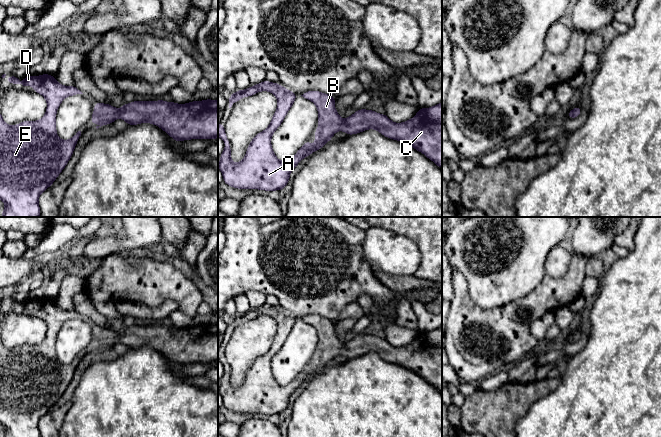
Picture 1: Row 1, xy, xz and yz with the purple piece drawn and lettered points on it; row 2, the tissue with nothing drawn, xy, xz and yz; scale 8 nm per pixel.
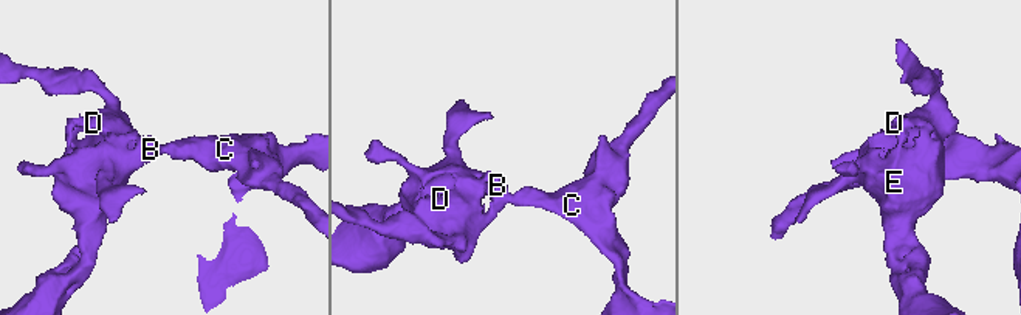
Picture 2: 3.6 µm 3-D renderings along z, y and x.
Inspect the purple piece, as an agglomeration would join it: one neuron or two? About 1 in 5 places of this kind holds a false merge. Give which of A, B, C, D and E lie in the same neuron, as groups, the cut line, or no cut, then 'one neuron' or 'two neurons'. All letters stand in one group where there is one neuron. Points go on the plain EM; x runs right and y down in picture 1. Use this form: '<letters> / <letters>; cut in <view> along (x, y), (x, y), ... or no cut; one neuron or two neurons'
A B C D E; no cut; one neuron

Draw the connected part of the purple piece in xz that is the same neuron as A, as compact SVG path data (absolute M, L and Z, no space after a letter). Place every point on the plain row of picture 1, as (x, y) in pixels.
M265 304L232 317L227 326L231 332L233 327L242 321L249 321L260 315L268 315L276 320L277 333L269 350L254 360L244 383L239 387L231 384L230 366L224 348L218 349L218 360L225 367L218 392L222 396L224 407L231 411L281 415L286 411L290 397L297 388L304 381L321 373L340 354L353 359L367 353L375 353L385 361L410 369L442 392L442 326L430 332L420 332L412 343L402 347L394 347L385 338L364 332L343 344L335 334L333 320L316 314L305 316L301 320L312 325L318 333L317 349L320 352L315 353L315 368L311 369L307 364L294 380L283 386L274 378L271 362L283 346L297 319L280 308Z

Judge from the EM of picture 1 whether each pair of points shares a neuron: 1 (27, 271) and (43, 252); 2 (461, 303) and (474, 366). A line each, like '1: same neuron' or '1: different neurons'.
1: different neurons
2: same neuron

